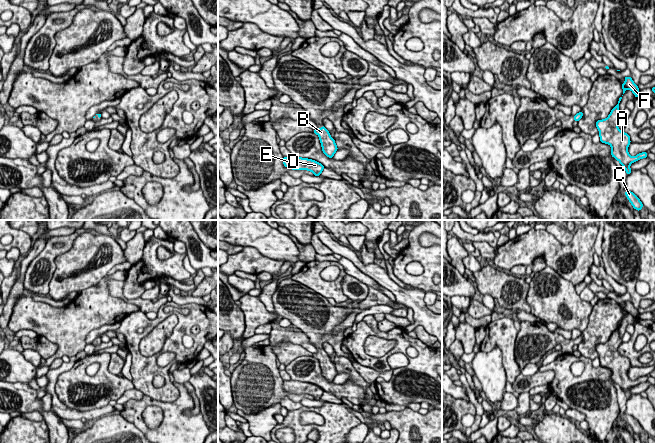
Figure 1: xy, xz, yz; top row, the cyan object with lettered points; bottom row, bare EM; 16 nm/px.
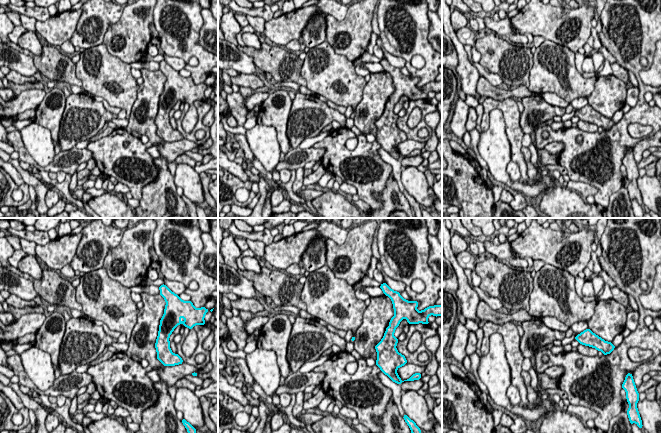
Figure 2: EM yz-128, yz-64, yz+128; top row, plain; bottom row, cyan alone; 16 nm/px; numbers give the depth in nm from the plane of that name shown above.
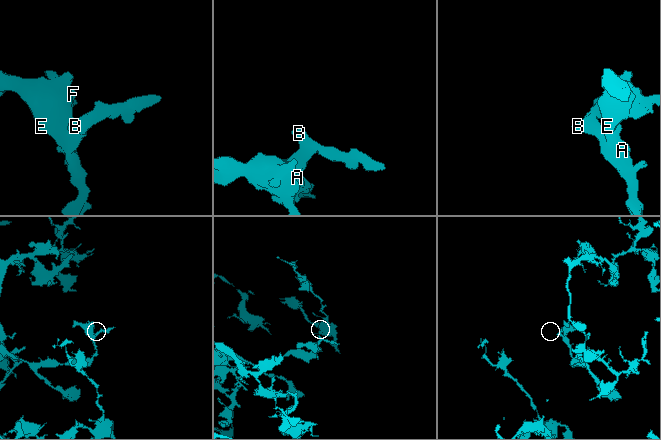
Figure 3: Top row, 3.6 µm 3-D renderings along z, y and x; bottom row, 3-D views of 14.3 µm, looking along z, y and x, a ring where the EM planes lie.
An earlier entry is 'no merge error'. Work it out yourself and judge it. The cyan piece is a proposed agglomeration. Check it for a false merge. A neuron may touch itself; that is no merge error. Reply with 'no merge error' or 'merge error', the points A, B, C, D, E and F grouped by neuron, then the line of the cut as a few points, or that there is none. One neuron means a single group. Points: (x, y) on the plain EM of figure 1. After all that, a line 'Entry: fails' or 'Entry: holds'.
no merge error; groups A B C D E F; cut none
Entry: holds

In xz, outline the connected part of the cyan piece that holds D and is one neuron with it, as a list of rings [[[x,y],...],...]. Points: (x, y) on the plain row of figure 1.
[[[289,380],[283,382],[285,391],[292,394],[308,394],[314,397],[315,400],[320,400],[324,390],[312,383]]]

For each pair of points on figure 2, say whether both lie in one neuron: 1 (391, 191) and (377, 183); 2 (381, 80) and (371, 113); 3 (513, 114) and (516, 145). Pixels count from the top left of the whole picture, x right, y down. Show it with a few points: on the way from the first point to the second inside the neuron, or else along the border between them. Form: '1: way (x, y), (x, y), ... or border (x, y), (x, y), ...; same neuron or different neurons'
1: border (392, 175), (378, 196), (380, 207); different neurons
2: way (379, 88), (372, 105); same neuron
3: way (513, 122), (515, 137); same neuron

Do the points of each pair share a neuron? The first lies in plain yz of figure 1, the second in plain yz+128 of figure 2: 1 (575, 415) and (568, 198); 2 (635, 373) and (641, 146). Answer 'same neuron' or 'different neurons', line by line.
1: different neurons
2: same neuron

